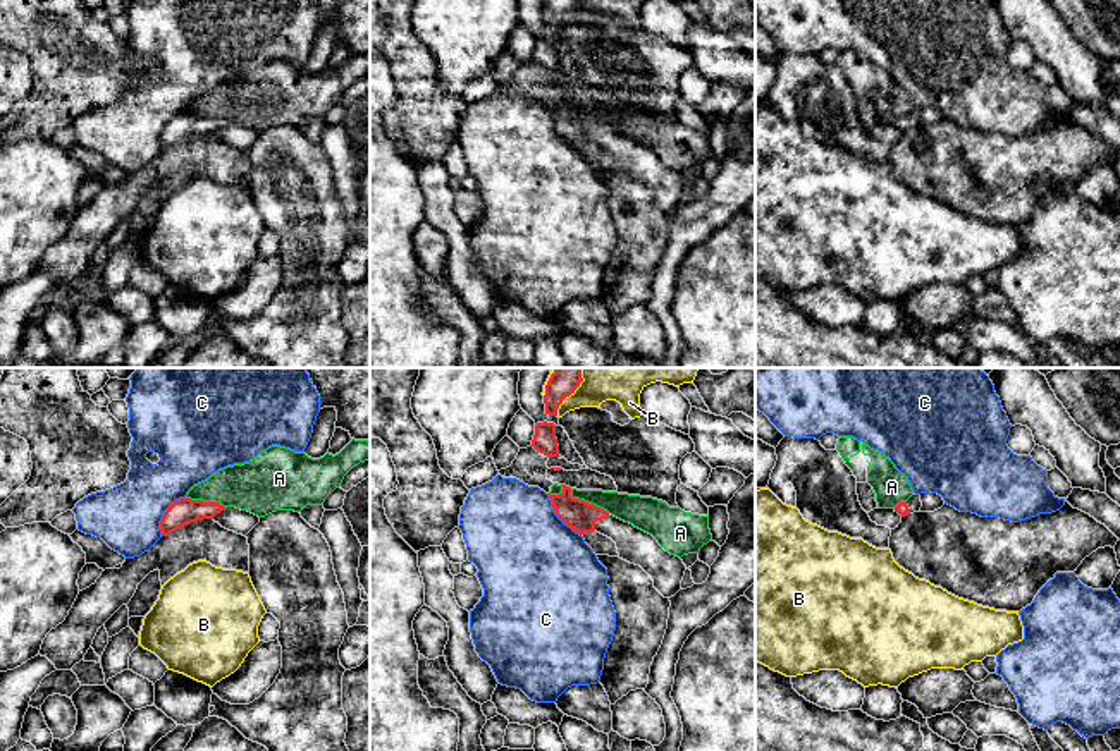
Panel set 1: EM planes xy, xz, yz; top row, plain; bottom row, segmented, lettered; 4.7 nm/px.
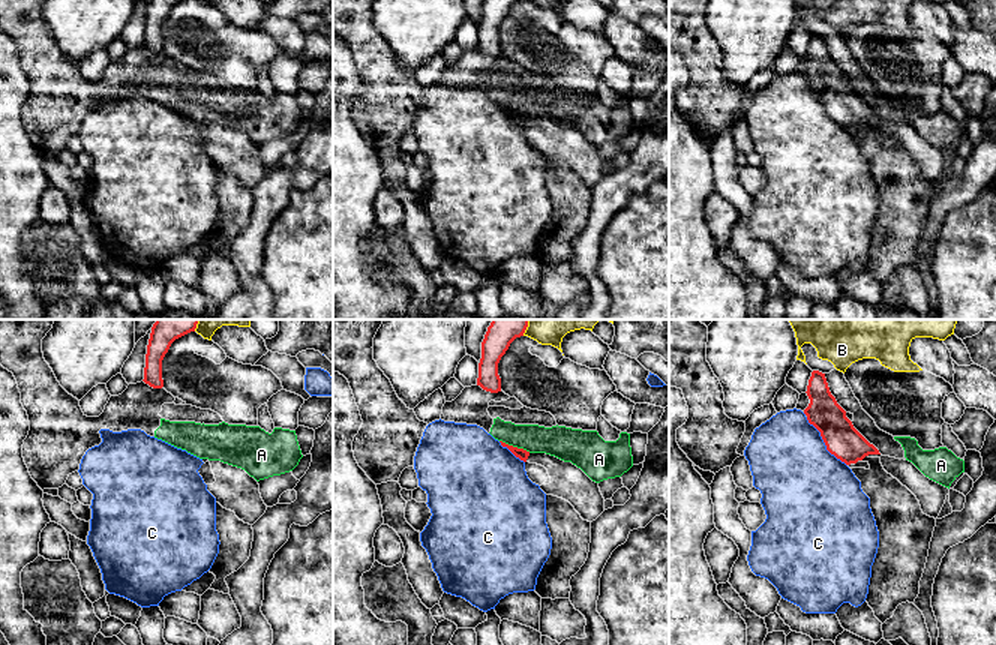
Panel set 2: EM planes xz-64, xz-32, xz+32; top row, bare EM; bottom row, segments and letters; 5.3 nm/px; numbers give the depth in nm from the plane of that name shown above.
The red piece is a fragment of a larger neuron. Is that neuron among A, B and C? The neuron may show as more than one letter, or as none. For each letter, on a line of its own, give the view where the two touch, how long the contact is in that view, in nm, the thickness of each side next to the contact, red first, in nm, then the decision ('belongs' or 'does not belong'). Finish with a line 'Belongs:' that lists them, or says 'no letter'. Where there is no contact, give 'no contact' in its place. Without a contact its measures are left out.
A: xz | 220 nm | 150/140 nm | does not belong
B: xz | 180 nm | 100/110 nm | does not belong
C: xz | 260 nm | 150/480 nm | does not belong
Belongs: no letter

